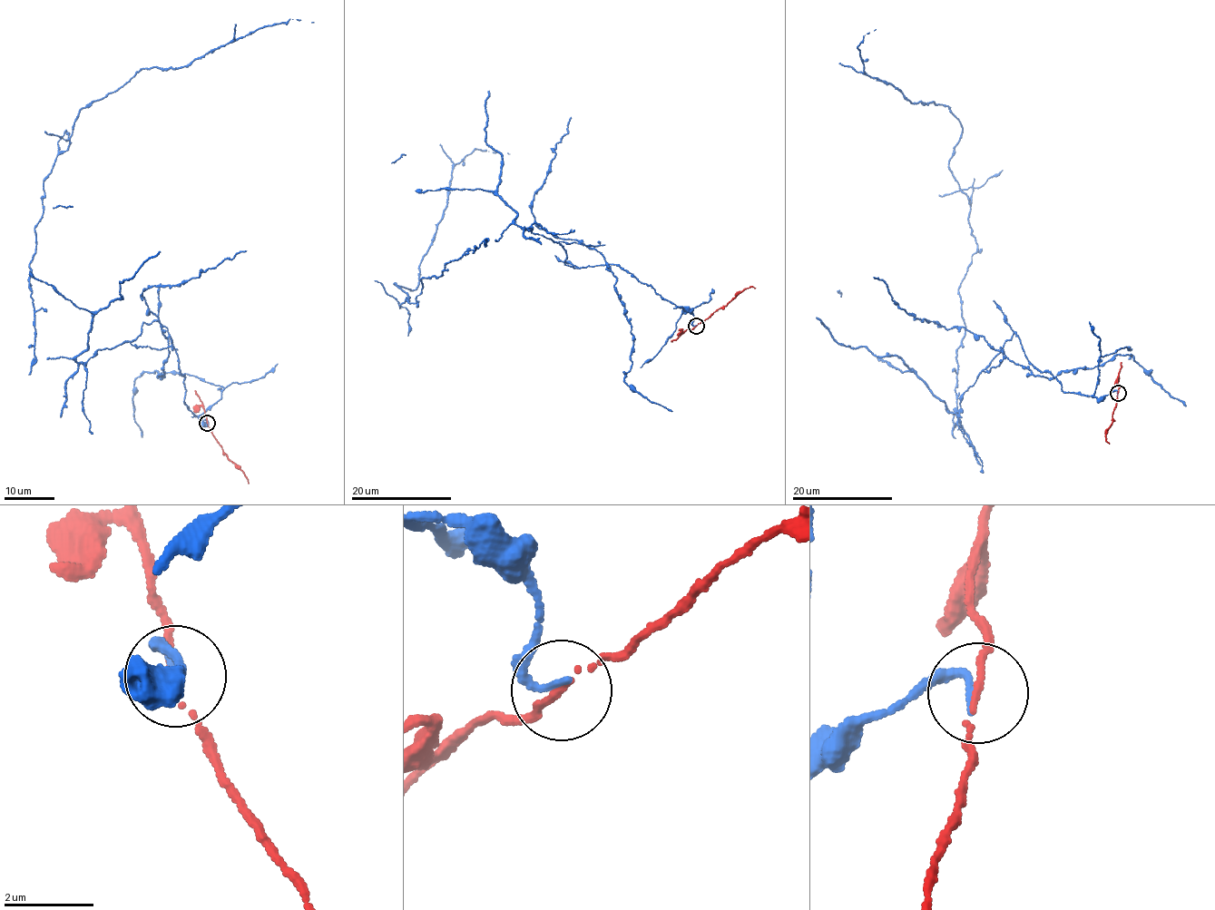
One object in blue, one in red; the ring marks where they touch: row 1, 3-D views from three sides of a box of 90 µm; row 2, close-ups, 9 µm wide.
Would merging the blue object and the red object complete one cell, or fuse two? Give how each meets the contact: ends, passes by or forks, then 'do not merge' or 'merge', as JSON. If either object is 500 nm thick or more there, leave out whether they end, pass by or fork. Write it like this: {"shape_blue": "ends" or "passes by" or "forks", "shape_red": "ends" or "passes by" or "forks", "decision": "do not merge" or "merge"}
{"shape_blue": "ends", "shape_red": "passes by", "decision": "do not merge"}

